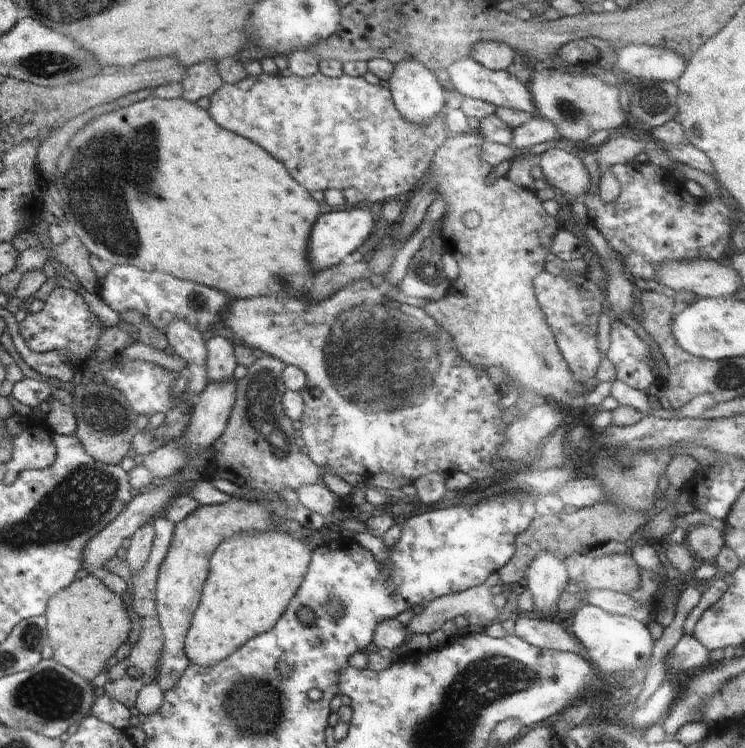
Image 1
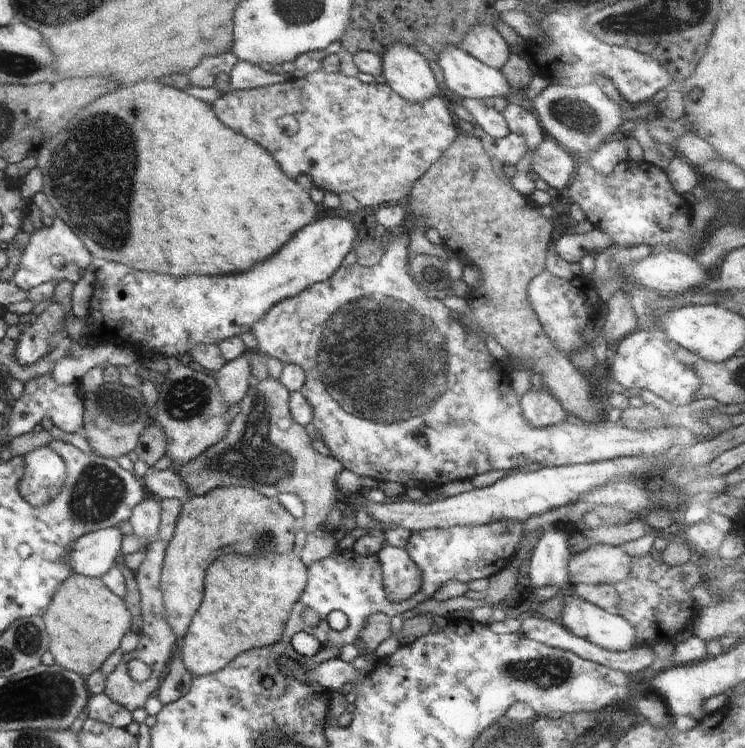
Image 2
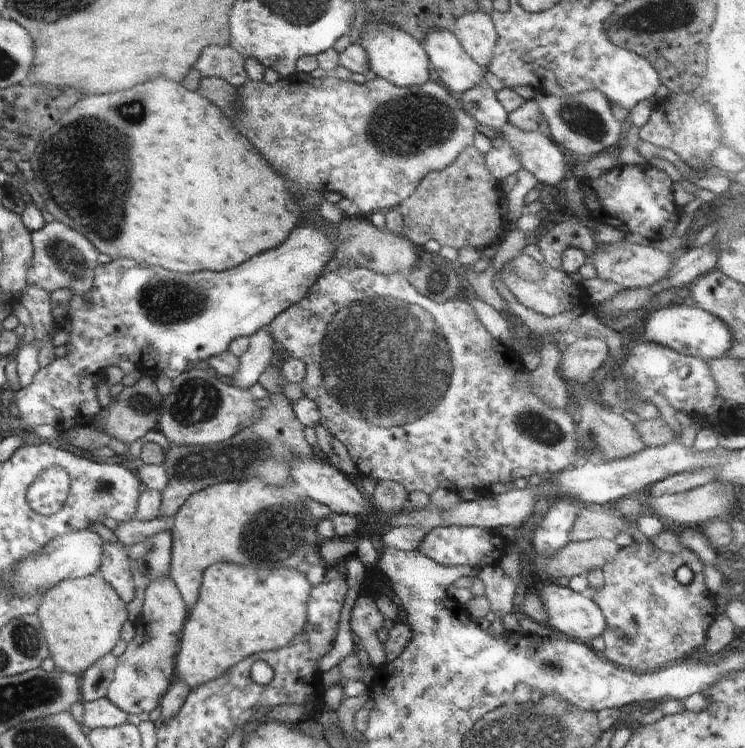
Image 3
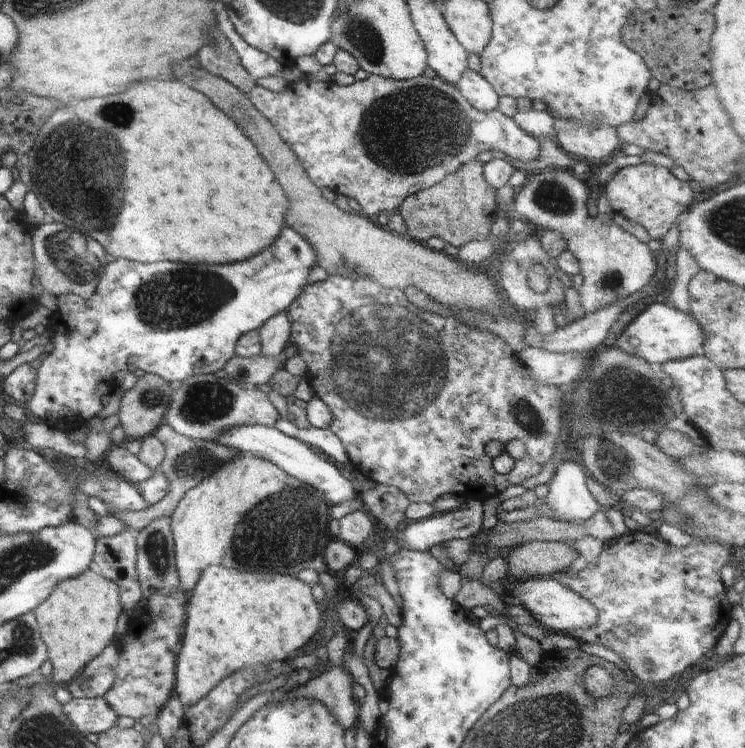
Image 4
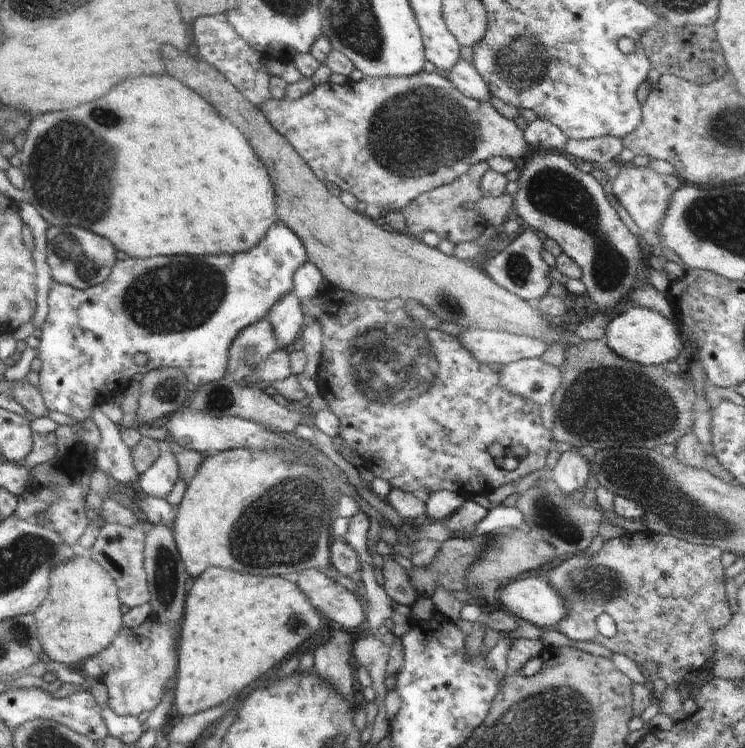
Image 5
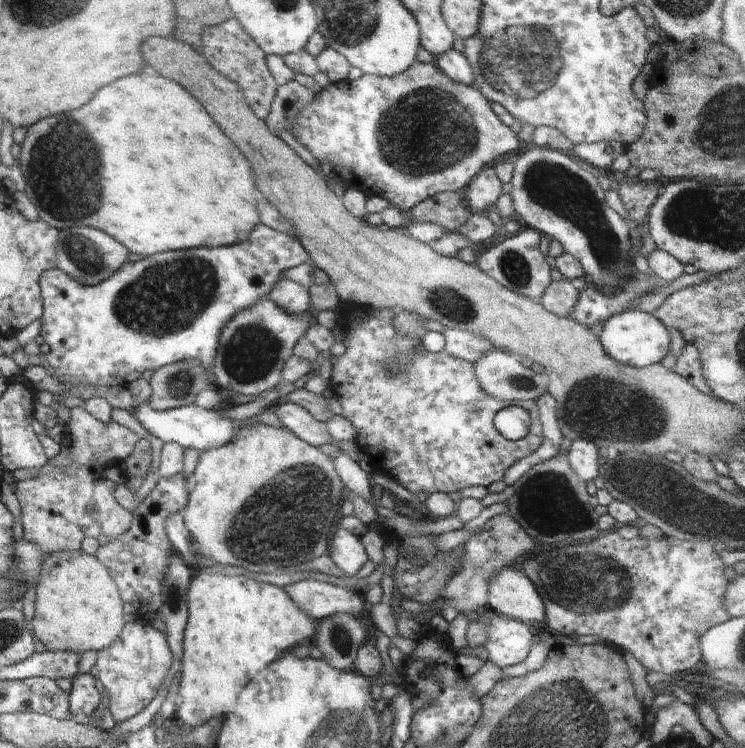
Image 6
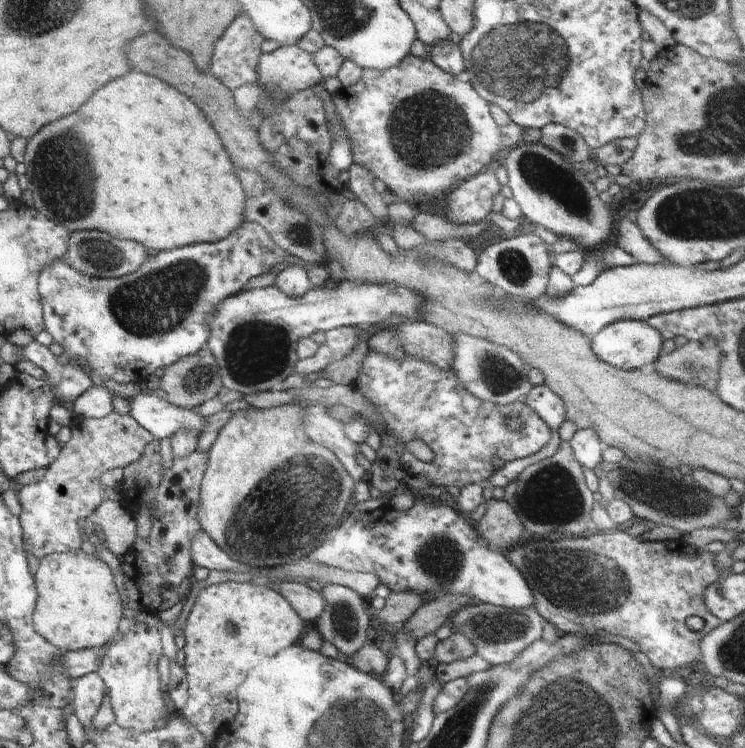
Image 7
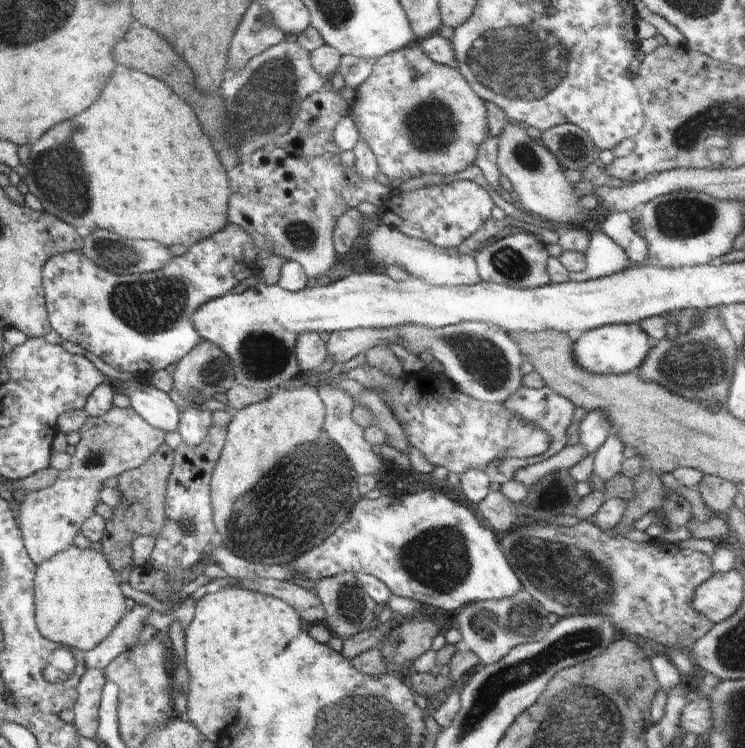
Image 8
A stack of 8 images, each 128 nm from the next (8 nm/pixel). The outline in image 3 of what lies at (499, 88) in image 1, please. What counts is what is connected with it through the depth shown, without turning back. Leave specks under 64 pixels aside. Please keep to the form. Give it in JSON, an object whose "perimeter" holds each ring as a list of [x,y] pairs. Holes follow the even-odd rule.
{"perimeter":[[[428,30],[422,38],[430,66],[452,94],[461,96],[484,81],[484,69],[466,54],[450,30]]]}

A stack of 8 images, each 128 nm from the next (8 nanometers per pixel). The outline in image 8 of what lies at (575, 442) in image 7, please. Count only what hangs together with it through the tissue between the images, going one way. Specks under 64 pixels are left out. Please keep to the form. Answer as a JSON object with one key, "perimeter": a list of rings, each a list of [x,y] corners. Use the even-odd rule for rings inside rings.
{"perimeter":[[[600,410],[588,412],[580,421],[580,426],[578,427],[579,442],[584,446],[584,450],[588,452],[588,455],[602,446],[602,443],[610,434],[610,428],[612,428],[612,422]]]}

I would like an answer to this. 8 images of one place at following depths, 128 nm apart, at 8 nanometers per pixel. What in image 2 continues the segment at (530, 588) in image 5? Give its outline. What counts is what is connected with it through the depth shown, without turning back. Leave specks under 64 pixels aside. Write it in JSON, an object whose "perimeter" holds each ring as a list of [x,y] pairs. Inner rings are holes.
{"perimeter":[[[575,595],[564,599],[562,616],[558,620],[572,634],[610,652],[632,649],[634,628],[623,616],[598,608]]]}

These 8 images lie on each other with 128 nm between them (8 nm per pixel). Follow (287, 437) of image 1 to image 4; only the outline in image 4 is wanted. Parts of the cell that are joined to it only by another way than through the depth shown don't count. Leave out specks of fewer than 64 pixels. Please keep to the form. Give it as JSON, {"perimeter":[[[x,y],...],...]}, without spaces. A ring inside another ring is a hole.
{"perimeter":[[[168,424],[160,425],[154,432],[156,438],[162,442],[165,450],[164,460],[159,466],[160,472],[168,478],[168,494],[160,499],[160,502],[146,508],[146,510],[132,512],[114,512],[116,518],[126,522],[128,529],[132,529],[135,533],[146,528],[150,522],[154,522],[158,516],[172,516],[172,512],[176,508],[180,499],[197,484],[200,484],[204,478],[208,478],[212,472],[216,472],[220,466],[232,462],[234,458],[238,458],[239,452],[233,448],[228,448],[216,441],[204,441],[193,439],[186,435],[178,434],[172,430]]]}

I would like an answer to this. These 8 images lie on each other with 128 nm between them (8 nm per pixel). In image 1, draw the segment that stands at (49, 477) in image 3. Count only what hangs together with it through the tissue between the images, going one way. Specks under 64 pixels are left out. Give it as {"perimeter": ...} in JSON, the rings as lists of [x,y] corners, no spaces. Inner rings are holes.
{"perimeter":[[[29,420],[24,423],[22,434],[18,434],[14,440],[11,440],[14,448],[12,448],[12,458],[5,462],[6,474],[2,480],[4,484],[12,484],[23,470],[42,470],[54,464],[57,450],[53,443],[53,433],[48,421],[38,424]]]}

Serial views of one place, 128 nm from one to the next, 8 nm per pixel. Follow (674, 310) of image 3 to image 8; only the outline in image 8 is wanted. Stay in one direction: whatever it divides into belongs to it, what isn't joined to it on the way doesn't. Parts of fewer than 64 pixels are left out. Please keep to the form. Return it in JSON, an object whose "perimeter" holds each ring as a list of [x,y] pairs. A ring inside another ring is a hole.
{"perimeter":[[[610,324],[592,328],[574,339],[574,360],[582,370],[590,374],[623,375],[637,370],[644,362],[653,342],[644,334],[639,324]]]}

